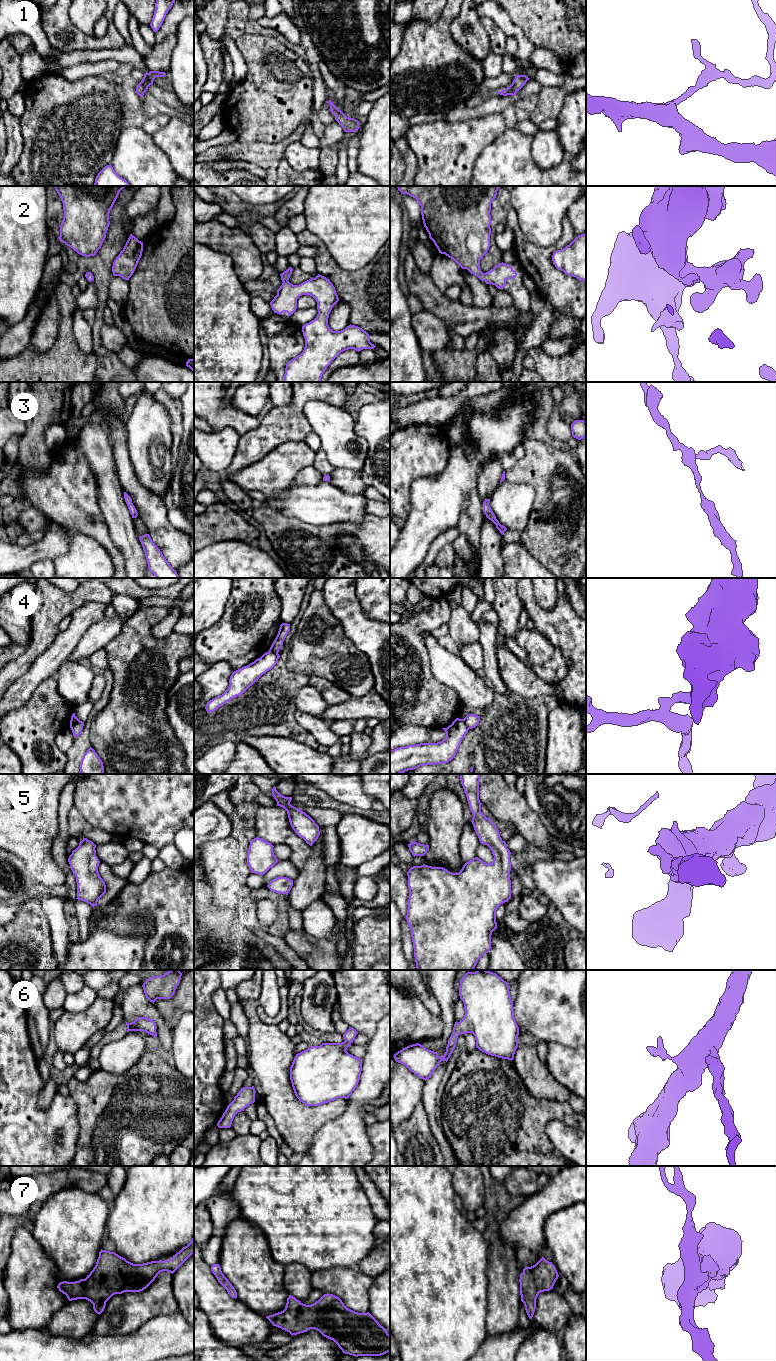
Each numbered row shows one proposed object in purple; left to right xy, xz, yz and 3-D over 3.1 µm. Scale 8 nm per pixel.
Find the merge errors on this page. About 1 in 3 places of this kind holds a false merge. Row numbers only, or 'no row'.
4

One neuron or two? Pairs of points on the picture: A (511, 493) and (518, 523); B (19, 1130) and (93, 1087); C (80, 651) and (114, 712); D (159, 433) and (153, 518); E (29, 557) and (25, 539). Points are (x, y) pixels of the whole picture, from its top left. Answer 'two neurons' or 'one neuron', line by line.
A: one neuron
B: two neurons
C: two neurons
D: two neurons
E: two neurons

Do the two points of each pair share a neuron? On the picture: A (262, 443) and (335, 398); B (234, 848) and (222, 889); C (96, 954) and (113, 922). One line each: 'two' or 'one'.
A: one
B: one
C: two

